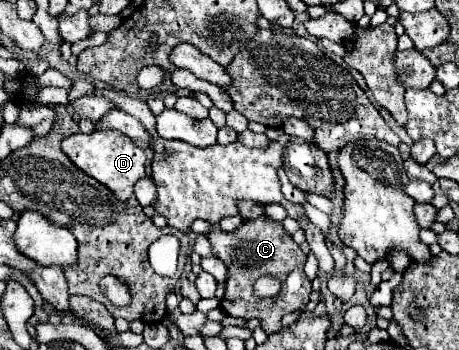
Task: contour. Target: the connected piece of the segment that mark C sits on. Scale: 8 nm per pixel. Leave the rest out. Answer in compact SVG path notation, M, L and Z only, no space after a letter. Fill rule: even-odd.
M262 215L258 219L244 221L238 229L230 233L214 229L206 237L210 241L212 255L218 257L228 267L226 293L220 305L226 315L232 315L238 319L260 319L262 329L266 333L276 333L280 331L282 317L286 313L294 313L300 309L300 305L308 303L308 295L312 287L310 287L310 279L304 273L306 255L294 243L294 239L284 231L282 223L276 223L270 217ZM264 273L270 273L282 279L284 295L280 299L260 299L254 295L254 281Z

